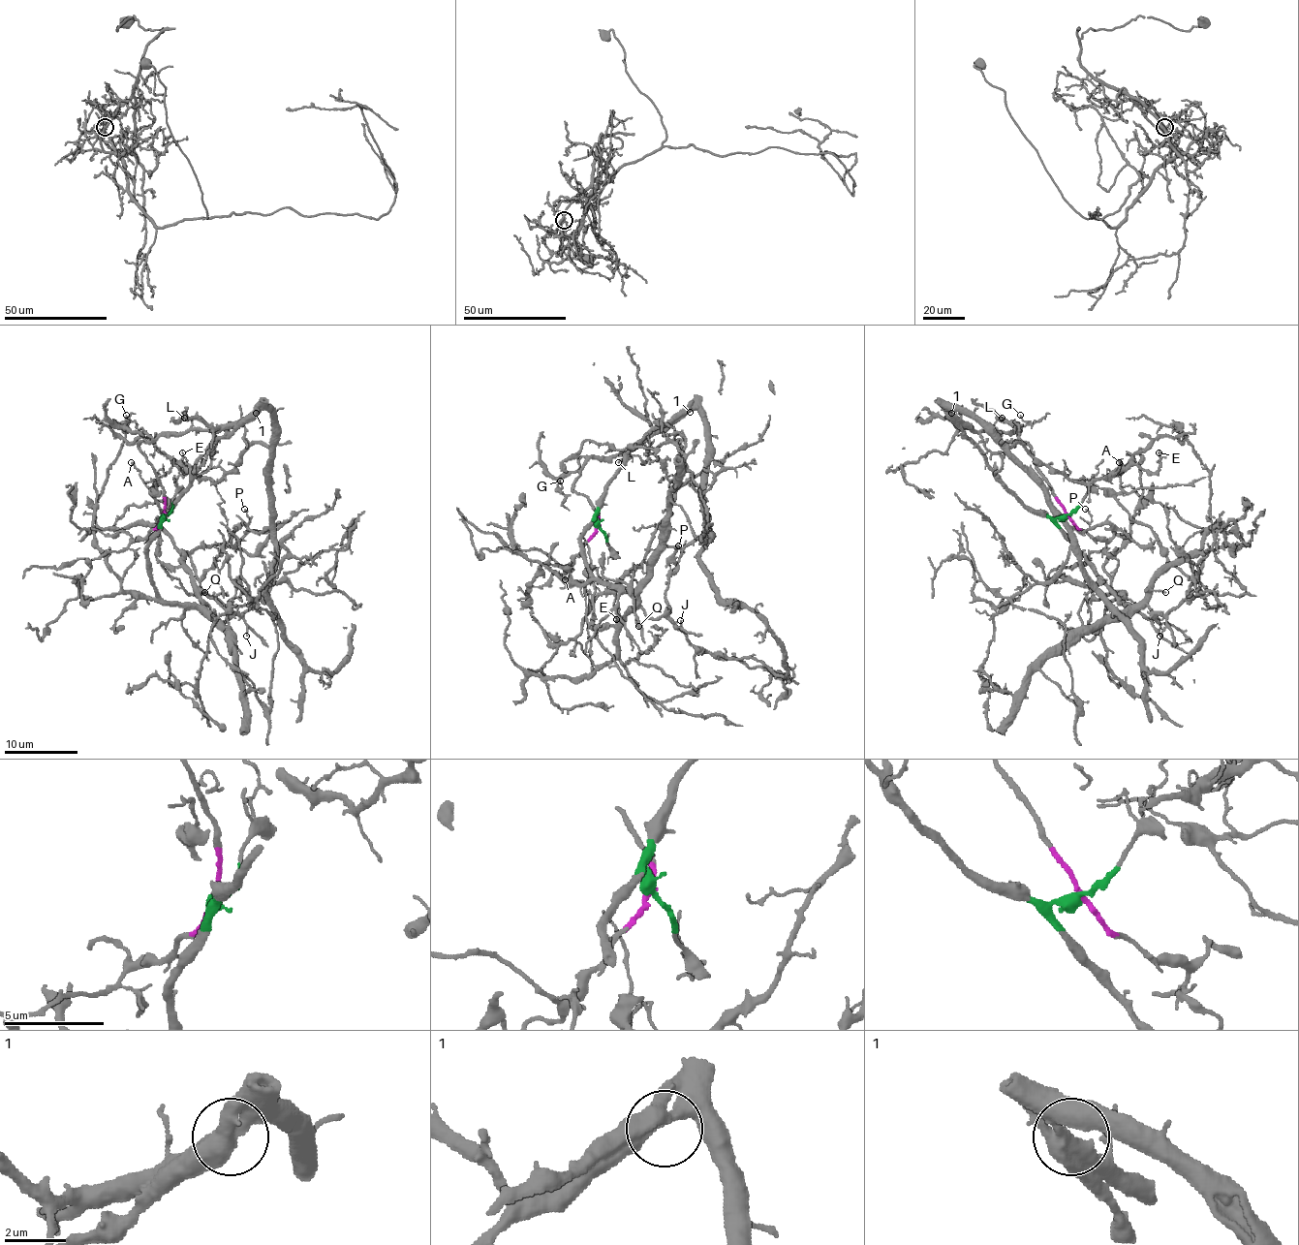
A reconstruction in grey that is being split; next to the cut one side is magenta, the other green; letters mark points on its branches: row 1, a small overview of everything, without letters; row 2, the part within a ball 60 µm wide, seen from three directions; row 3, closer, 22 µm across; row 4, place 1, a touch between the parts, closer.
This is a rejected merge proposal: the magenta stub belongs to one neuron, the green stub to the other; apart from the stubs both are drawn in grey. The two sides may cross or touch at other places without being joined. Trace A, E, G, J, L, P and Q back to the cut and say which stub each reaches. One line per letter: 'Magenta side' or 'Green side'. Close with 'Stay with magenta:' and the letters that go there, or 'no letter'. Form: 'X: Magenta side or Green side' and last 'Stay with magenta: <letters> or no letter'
A: Green side
E: Magenta side
G: Magenta side
J: Green side
L: Magenta side
P: Magenta side
Q: Green side
Stay with magenta: E, G, L, P

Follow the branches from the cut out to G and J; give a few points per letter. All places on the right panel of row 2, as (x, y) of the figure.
G: (1067, 514), (1036, 466), (1031, 446), (1001, 441), (996, 435), (1027, 422), (1019, 415)
J: (1067, 516), (1060, 516), (1057, 527), (1121, 603), (1147, 606), (1156, 621), (1161, 615), (1165, 625), (1159, 636)

